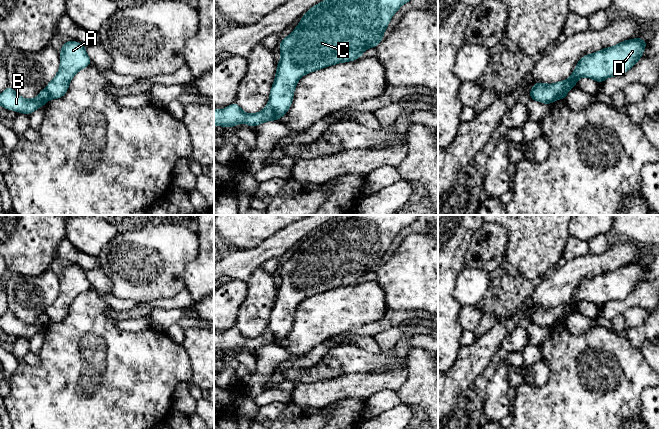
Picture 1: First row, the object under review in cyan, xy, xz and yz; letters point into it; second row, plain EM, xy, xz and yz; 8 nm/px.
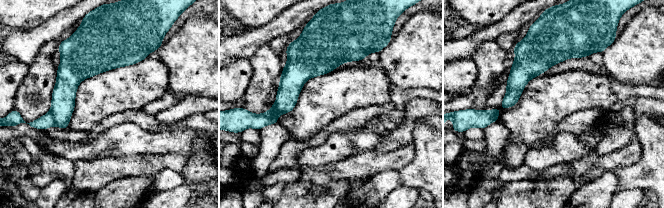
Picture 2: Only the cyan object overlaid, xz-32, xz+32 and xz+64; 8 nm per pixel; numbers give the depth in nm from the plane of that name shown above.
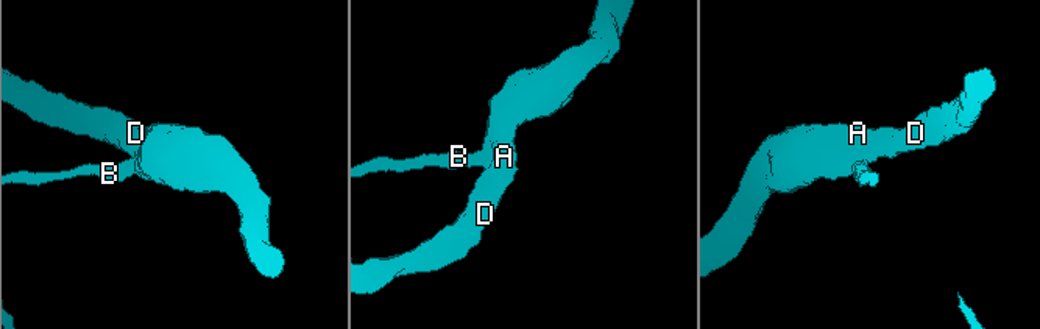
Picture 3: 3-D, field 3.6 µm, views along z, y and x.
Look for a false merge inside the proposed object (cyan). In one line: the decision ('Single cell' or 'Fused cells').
Fused cells

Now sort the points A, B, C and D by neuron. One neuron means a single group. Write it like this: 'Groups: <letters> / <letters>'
Groups: A C D / B

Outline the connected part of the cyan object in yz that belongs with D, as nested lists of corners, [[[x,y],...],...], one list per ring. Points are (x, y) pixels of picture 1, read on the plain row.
[[[638,261],[587,278],[578,285],[574,296],[567,304],[554,308],[536,306],[530,314],[529,323],[550,329],[561,316],[575,311],[581,301],[591,302],[600,308],[609,301],[624,299],[643,281],[648,267]]]

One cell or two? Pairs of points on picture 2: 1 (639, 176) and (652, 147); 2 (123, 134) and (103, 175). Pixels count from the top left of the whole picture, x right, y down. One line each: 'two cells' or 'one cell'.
1: one cell
2: two cells

